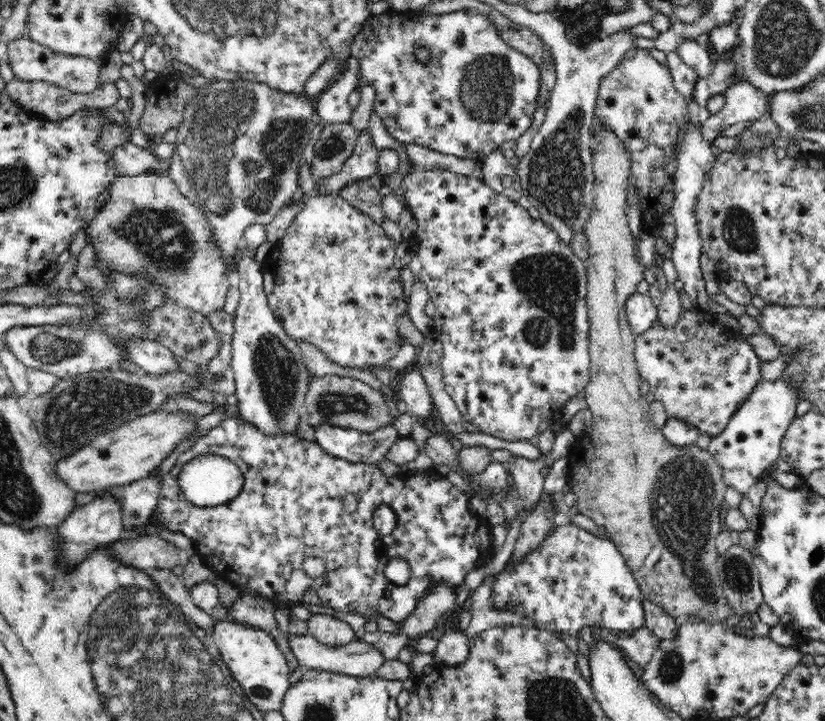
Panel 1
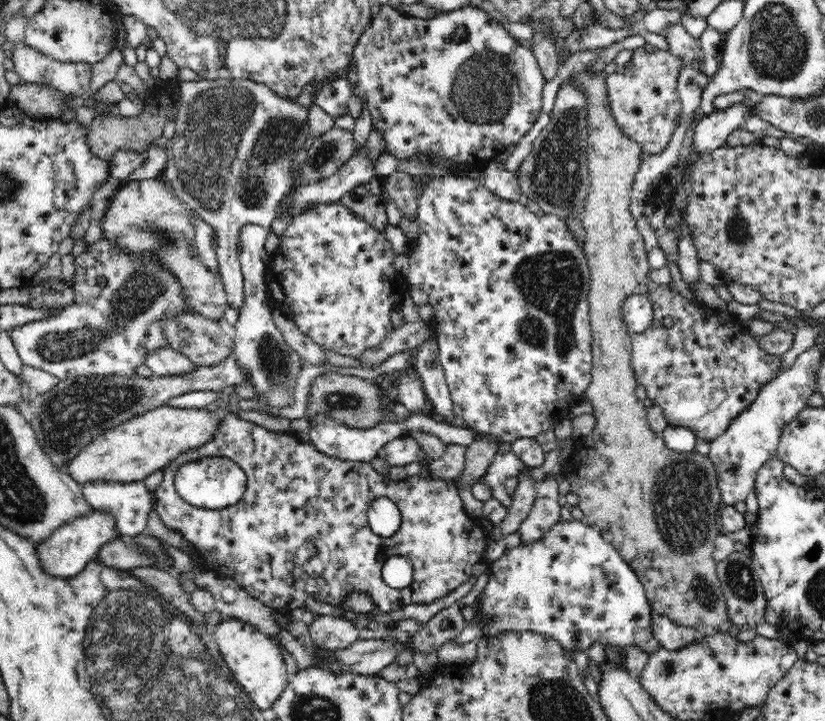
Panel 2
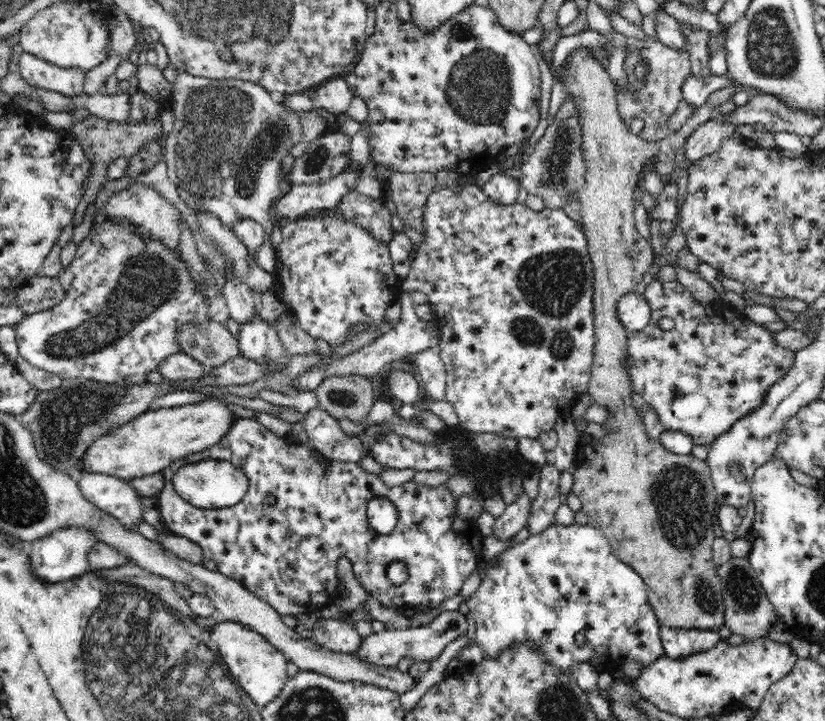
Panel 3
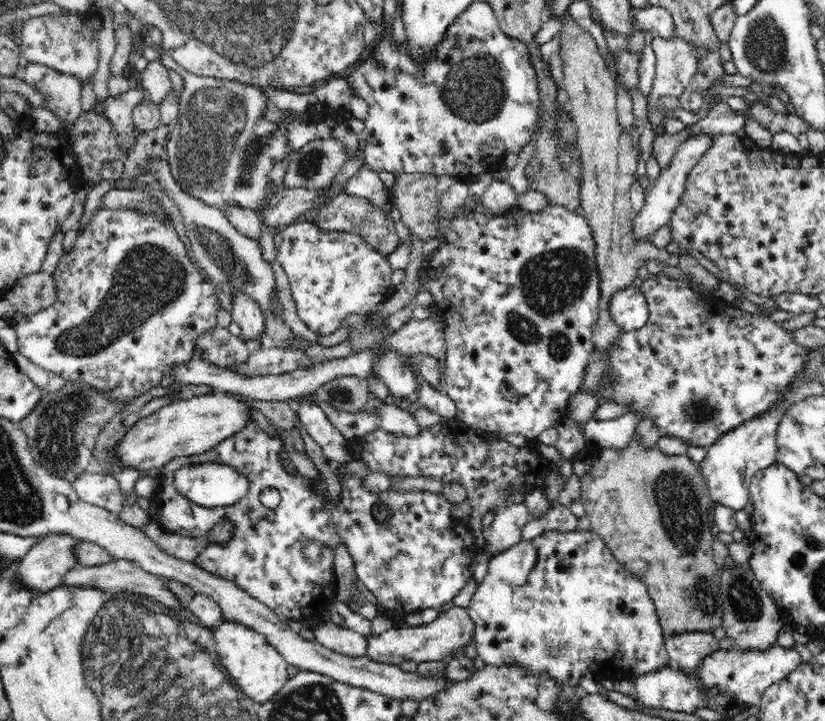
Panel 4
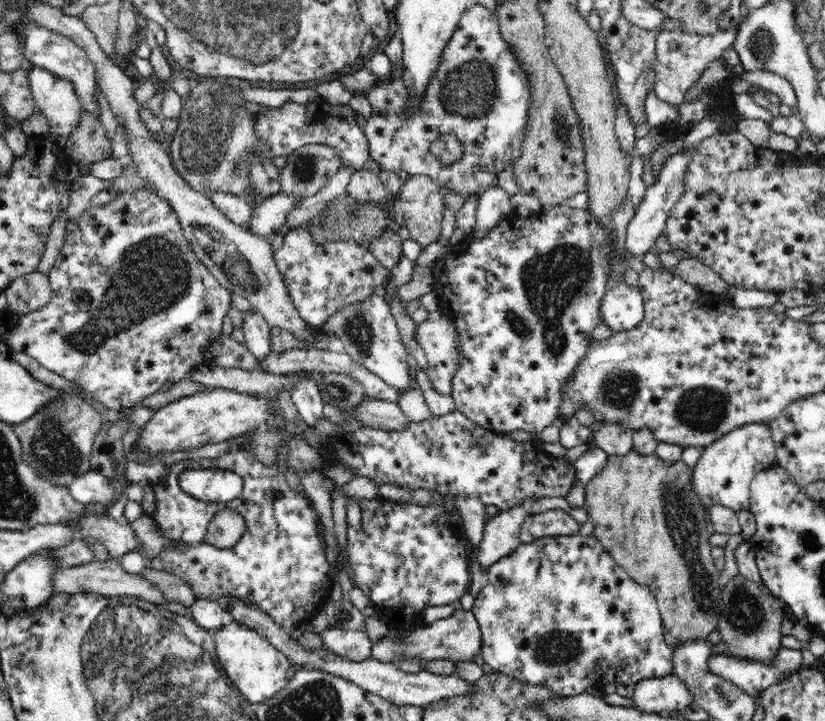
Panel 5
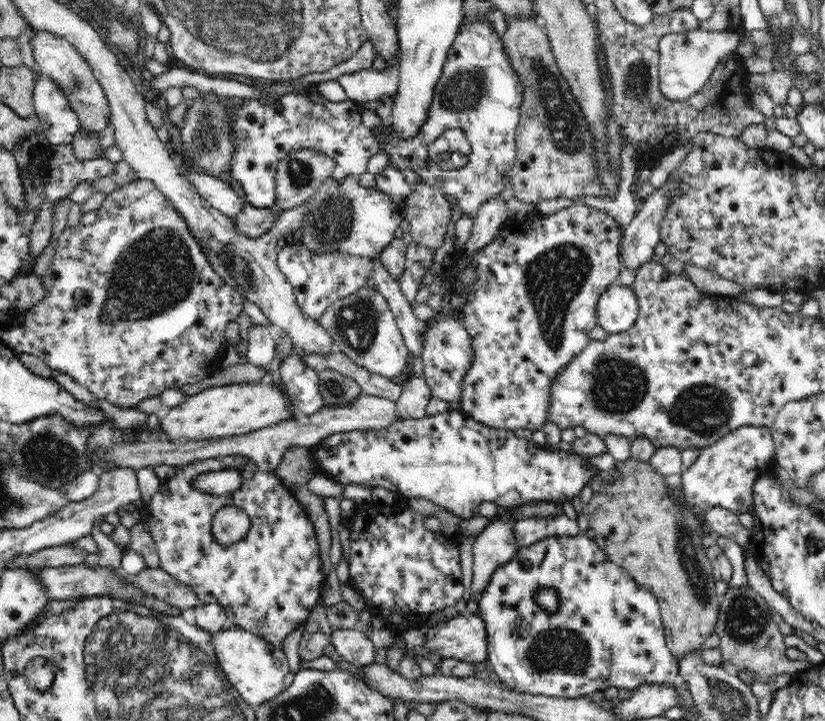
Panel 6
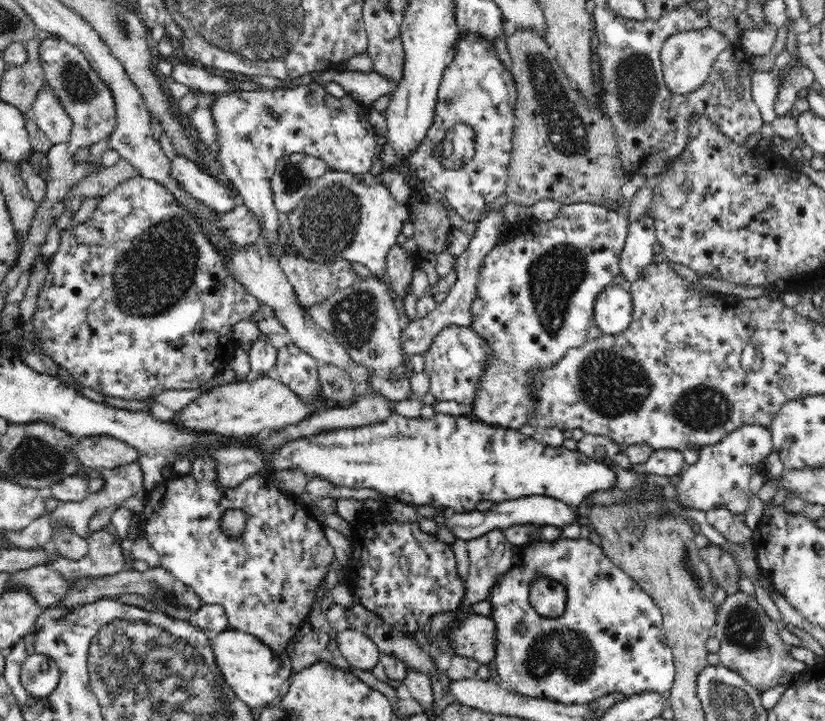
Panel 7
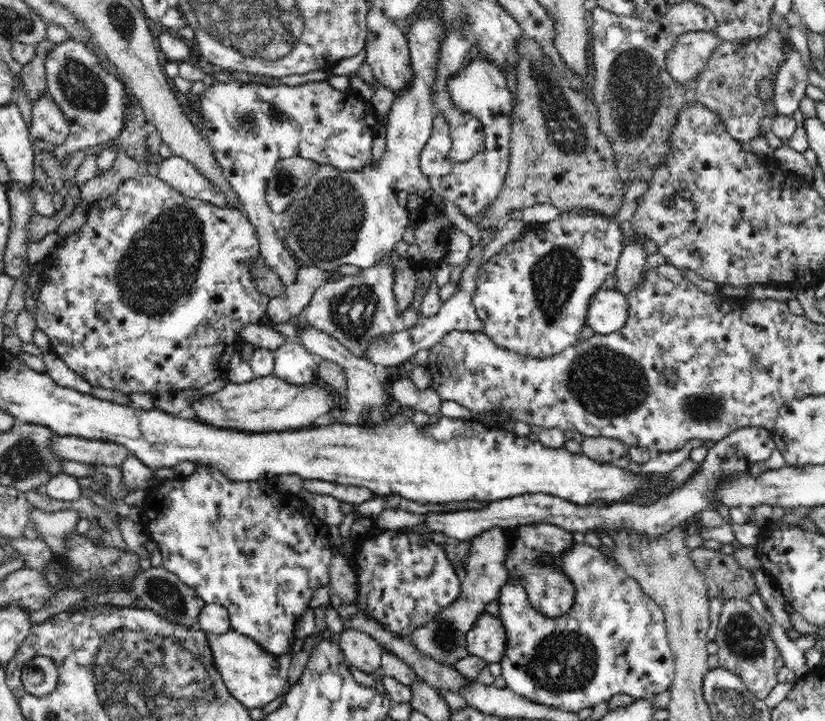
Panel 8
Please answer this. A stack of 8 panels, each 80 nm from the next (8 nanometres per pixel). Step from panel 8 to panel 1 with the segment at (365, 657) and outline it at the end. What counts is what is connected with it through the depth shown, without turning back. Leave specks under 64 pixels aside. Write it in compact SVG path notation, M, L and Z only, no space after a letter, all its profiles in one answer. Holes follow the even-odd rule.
M312 613L307 620L308 633L316 641L328 646L342 646L356 640L354 630L346 623L333 615Z

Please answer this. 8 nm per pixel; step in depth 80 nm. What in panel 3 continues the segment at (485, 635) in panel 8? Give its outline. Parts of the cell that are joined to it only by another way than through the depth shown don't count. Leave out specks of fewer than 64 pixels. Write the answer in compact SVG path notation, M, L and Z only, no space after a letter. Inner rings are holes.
M458 610L442 611L431 622L418 627L406 628L406 630L388 627L379 633L373 632L370 636L363 637L355 655L360 660L371 662L376 666L390 667L396 667L404 656L411 656L422 668L422 662L433 658L436 660L452 641L466 635L467 630L466 614Z

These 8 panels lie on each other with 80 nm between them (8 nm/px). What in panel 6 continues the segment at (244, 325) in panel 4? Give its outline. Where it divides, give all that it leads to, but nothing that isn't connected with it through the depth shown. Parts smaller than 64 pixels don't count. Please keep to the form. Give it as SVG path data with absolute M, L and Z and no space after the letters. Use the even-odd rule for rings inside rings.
M255 324L249 329L247 360L254 366L263 368L273 367L277 353L277 345L270 334L270 328Z

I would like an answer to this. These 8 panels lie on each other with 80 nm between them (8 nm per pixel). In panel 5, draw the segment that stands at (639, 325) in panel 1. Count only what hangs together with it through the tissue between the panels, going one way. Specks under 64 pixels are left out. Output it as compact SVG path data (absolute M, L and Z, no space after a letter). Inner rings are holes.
M610 282L600 302L601 320L619 333L636 327L644 318L644 299L633 286Z

